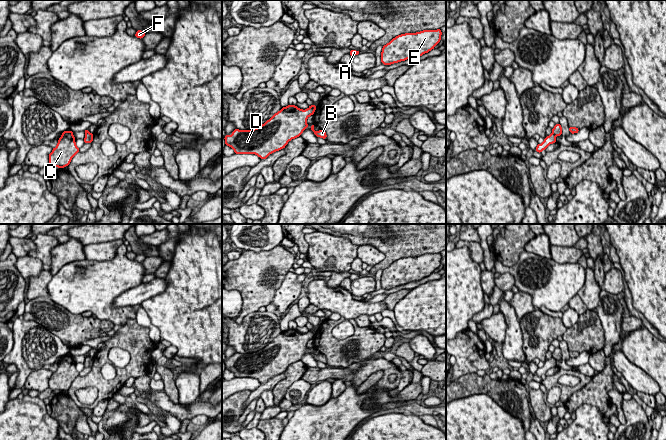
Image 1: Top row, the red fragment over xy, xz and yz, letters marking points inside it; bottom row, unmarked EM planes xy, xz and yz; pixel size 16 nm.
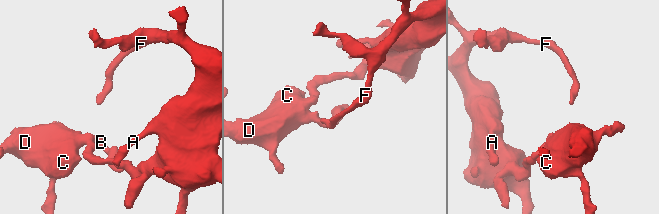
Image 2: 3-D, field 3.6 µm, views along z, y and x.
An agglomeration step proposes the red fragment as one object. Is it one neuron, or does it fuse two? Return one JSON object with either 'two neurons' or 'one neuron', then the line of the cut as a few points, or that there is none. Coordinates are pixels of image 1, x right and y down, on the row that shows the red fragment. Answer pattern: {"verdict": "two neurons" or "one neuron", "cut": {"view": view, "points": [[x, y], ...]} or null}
{"verdict": "two neurons", "cut": {"view": "yz", "points": [[552, 132], [555, 136]]}}

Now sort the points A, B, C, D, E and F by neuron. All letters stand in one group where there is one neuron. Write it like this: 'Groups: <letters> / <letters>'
Groups: A E F / B C D

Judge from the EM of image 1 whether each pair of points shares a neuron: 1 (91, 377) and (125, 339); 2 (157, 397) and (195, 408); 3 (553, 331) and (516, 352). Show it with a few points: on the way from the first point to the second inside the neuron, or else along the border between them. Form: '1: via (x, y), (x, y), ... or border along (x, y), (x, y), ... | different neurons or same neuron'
1: via (97, 365), (103, 353), (113, 342) | same neuron
2: via (166, 404), (174, 409), (186, 411) | same neuron
3: border along (519, 325), (522, 331), (522, 350), (526, 360) | different neurons

